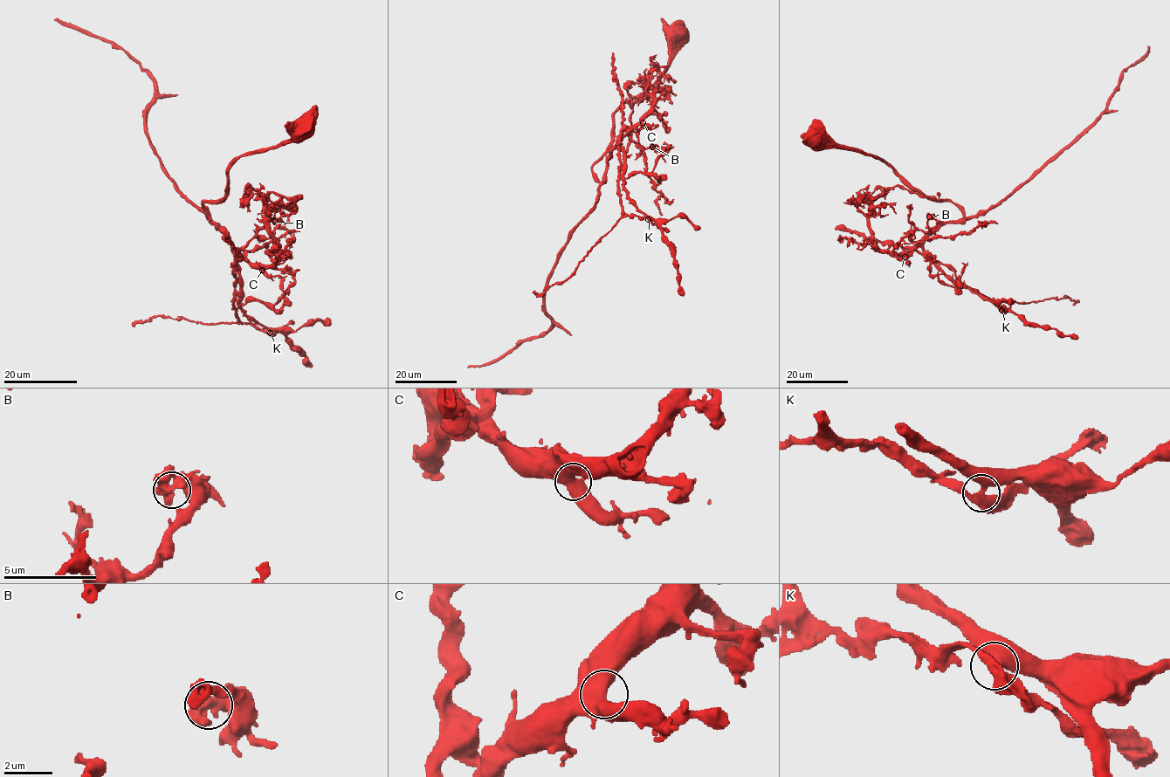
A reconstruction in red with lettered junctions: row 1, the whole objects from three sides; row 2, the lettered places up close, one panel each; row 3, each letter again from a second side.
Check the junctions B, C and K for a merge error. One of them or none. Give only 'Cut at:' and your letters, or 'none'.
Cut at: K

